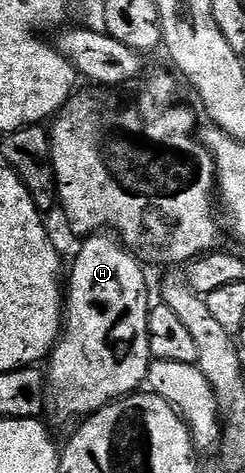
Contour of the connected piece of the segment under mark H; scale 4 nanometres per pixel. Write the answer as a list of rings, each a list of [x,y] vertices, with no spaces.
[[[97,233],[89,235],[83,240],[80,252],[76,255],[76,260],[72,263],[72,276],[66,279],[66,306],[64,308],[64,318],[62,320],[62,330],[56,346],[52,348],[50,358],[46,363],[46,403],[60,419],[76,419],[83,421],[98,409],[102,409],[107,403],[112,403],[115,399],[123,399],[125,395],[139,392],[145,386],[148,378],[148,367],[153,363],[150,353],[150,341],[148,340],[148,313],[150,302],[148,303],[148,279],[144,276],[145,268],[139,259],[120,242],[119,238],[112,233]]]

